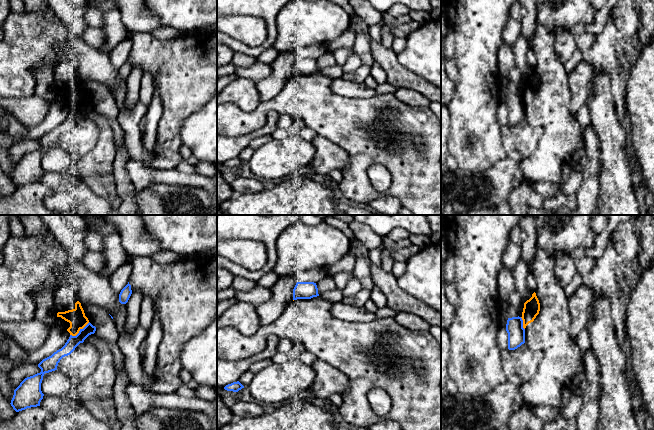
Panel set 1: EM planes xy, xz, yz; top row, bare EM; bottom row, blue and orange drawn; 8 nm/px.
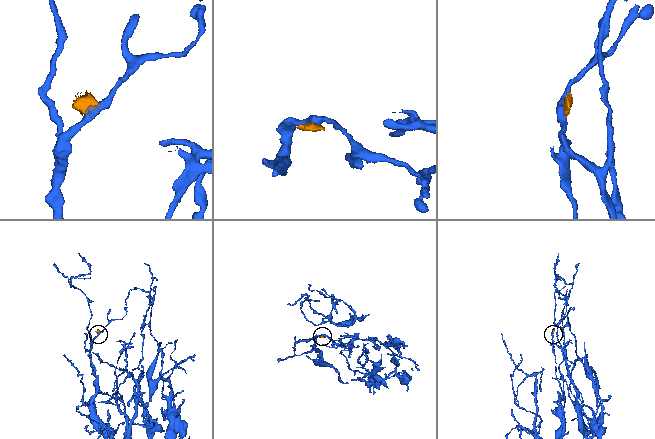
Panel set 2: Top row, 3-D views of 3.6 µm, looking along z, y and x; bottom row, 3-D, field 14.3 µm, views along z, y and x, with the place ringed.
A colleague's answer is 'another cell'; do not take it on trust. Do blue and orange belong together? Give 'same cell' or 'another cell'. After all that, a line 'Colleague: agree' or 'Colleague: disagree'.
another cell
Colleague: agree

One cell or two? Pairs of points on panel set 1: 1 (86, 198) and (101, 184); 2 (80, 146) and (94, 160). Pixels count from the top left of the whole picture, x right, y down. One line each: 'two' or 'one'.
1: two
2: two

